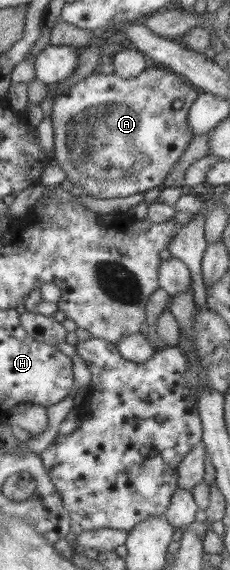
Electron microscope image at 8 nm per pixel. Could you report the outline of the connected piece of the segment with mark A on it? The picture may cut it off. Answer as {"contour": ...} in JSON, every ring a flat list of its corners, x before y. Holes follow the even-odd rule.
{"contour":[[153,62,130,79,94,71,71,85,66,92,59,92,52,103,50,121,54,135,54,160,74,187,80,187,94,199,126,197,160,187,194,137,186,124,186,117,198,94,198,89,185,79,180,81,180,77,166,66],[175,99,182,102,182,107,176,111,171,107]]}

